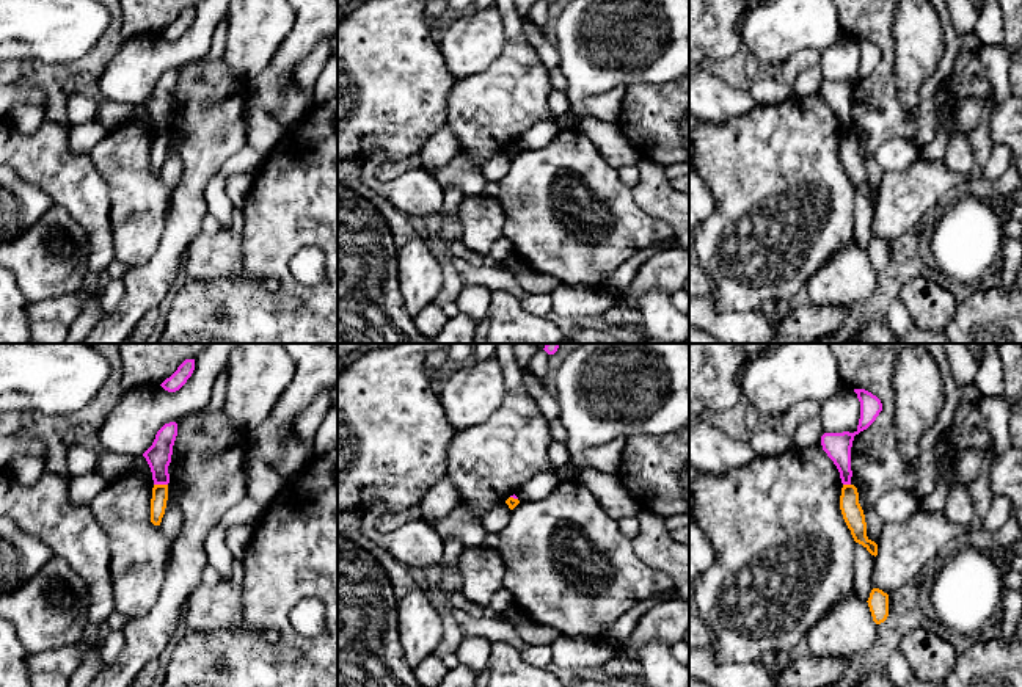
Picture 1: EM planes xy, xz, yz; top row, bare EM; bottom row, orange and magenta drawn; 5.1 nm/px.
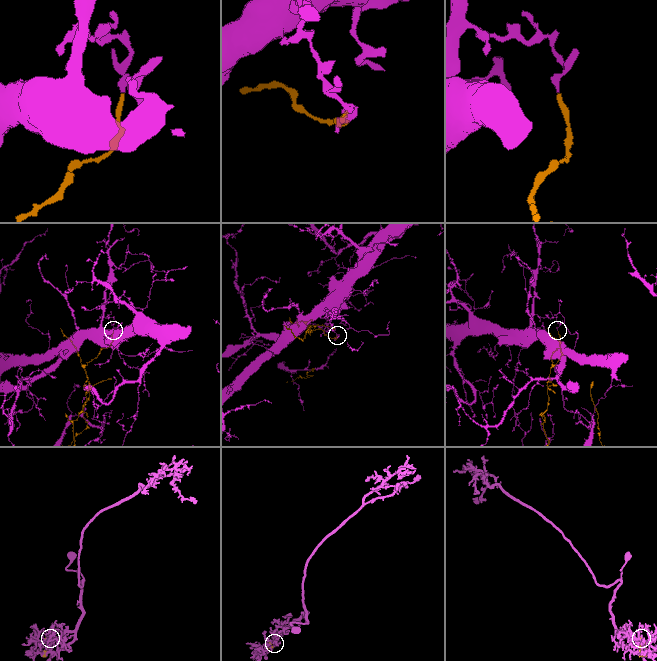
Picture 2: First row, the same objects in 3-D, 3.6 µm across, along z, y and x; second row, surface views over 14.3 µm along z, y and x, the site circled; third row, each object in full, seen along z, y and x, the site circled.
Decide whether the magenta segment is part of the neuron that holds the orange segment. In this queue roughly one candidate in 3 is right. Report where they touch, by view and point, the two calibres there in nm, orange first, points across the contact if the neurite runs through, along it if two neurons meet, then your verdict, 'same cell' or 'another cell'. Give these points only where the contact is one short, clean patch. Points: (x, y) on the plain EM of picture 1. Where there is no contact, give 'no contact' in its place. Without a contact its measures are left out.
meets orange in xy at (160, 134); 80 nm thick on the orange side, 130 nm on the other; border along xy (154, 132), (167, 134); another cell

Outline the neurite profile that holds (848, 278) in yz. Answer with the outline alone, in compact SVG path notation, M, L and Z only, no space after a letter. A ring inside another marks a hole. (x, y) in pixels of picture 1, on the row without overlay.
M852 238L808 278L805 287L812 304L854 306L873 295L876 278L868 251Z

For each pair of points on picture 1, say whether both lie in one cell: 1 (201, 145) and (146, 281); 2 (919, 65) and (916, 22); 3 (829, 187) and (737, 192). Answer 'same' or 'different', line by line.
1: same
2: same
3: same

